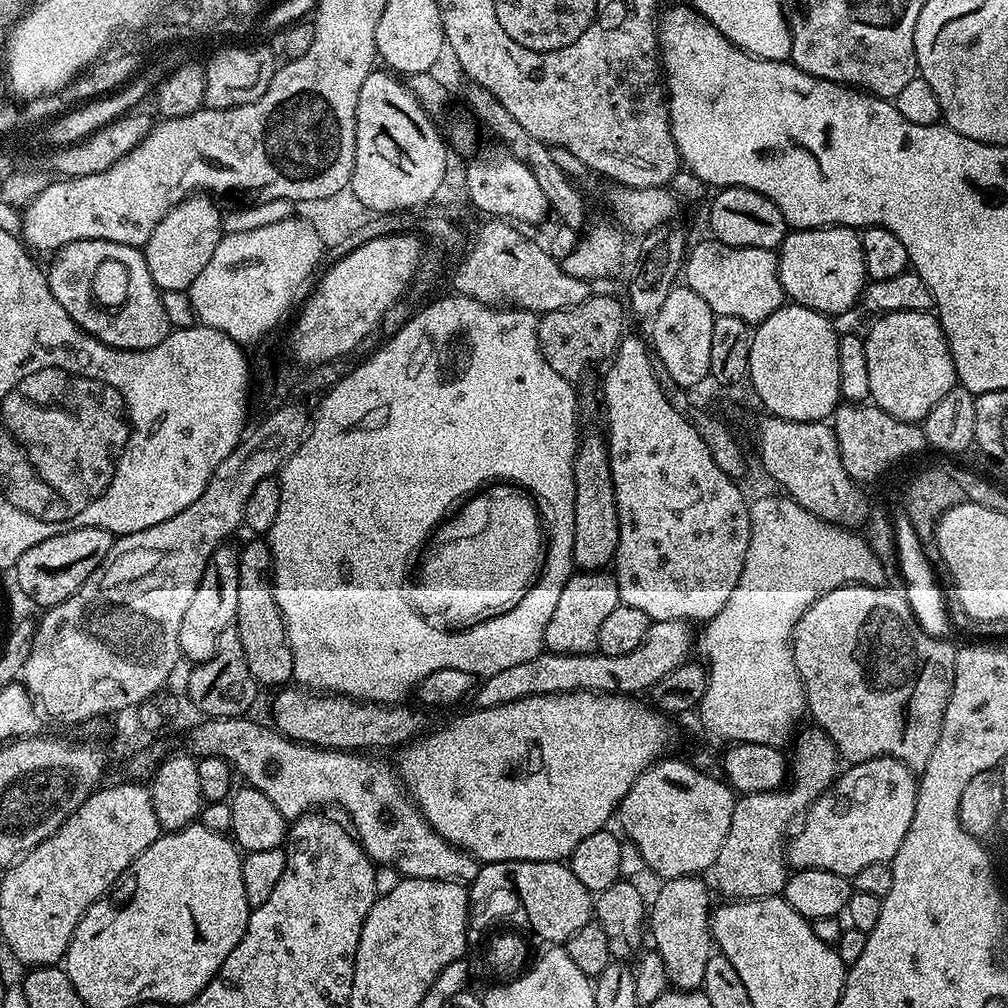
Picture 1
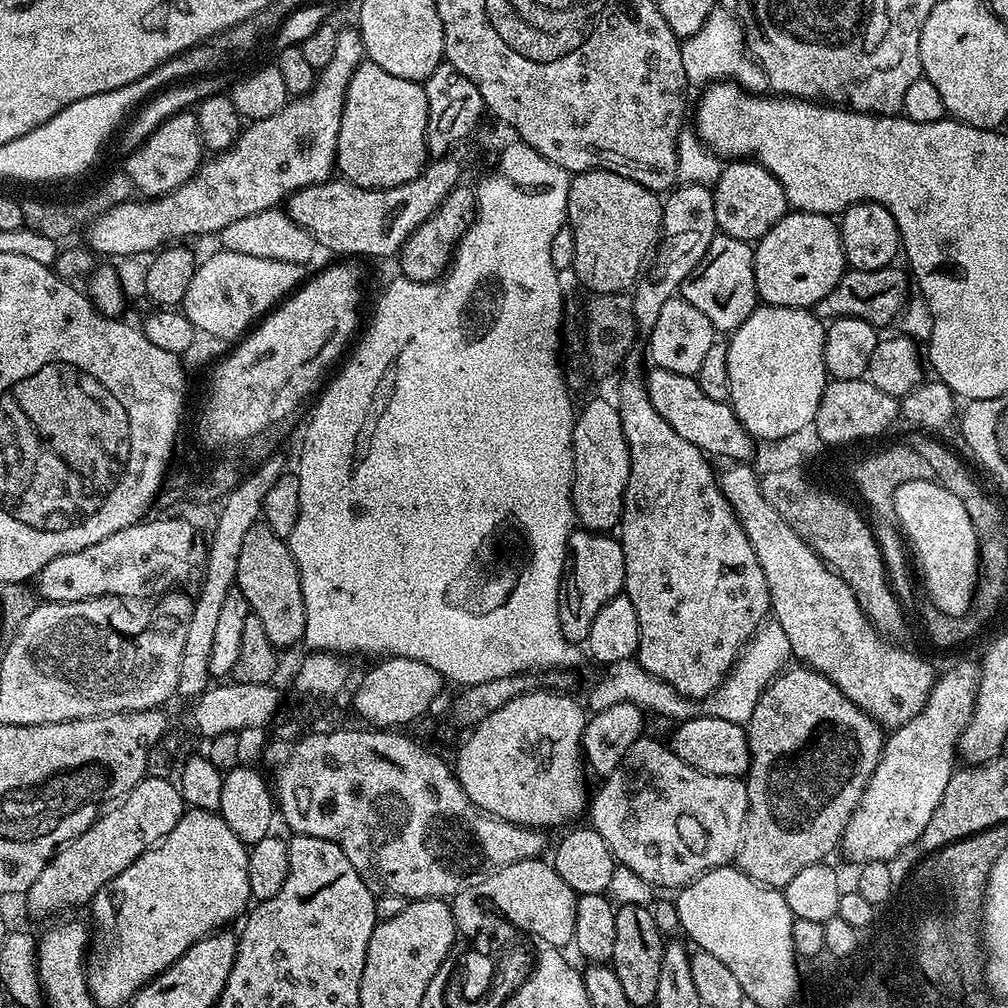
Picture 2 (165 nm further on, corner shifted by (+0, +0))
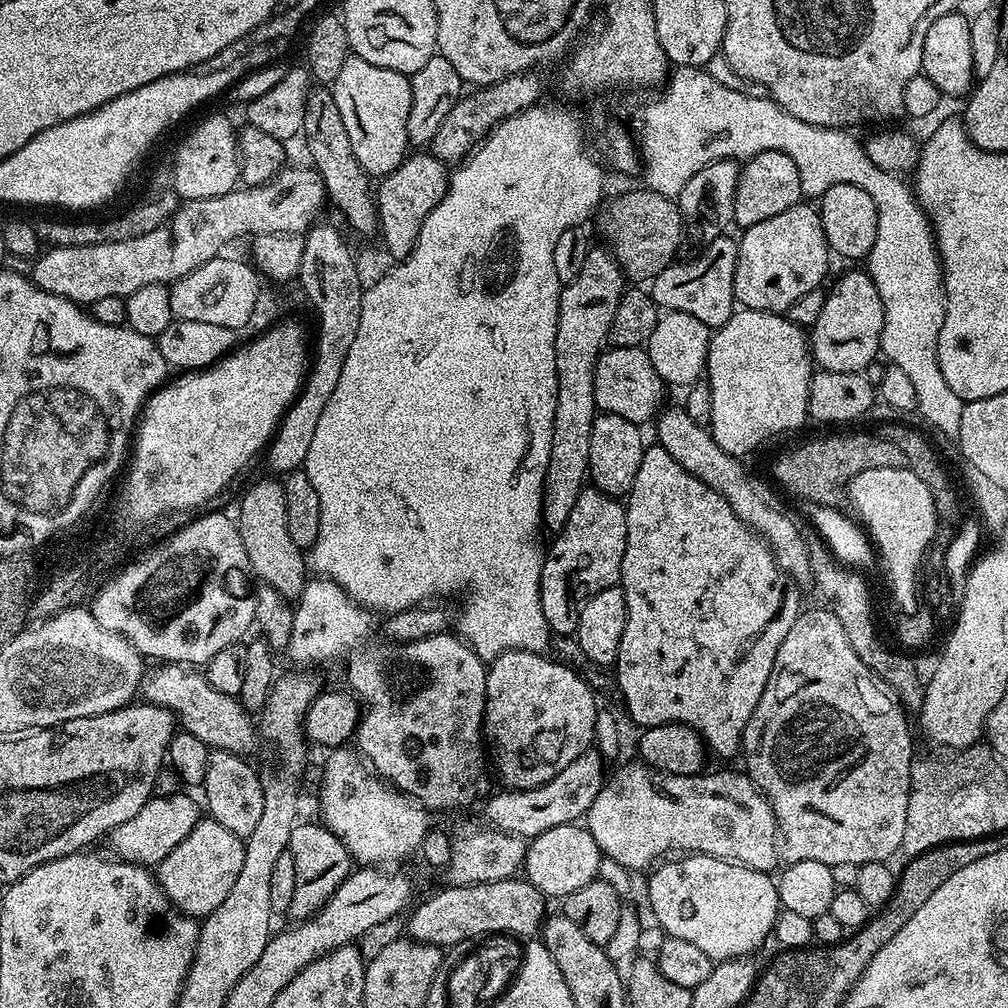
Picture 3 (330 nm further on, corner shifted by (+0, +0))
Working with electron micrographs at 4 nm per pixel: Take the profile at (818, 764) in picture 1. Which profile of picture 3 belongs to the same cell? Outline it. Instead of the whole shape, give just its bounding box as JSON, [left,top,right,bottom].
[742,608,912,866]

